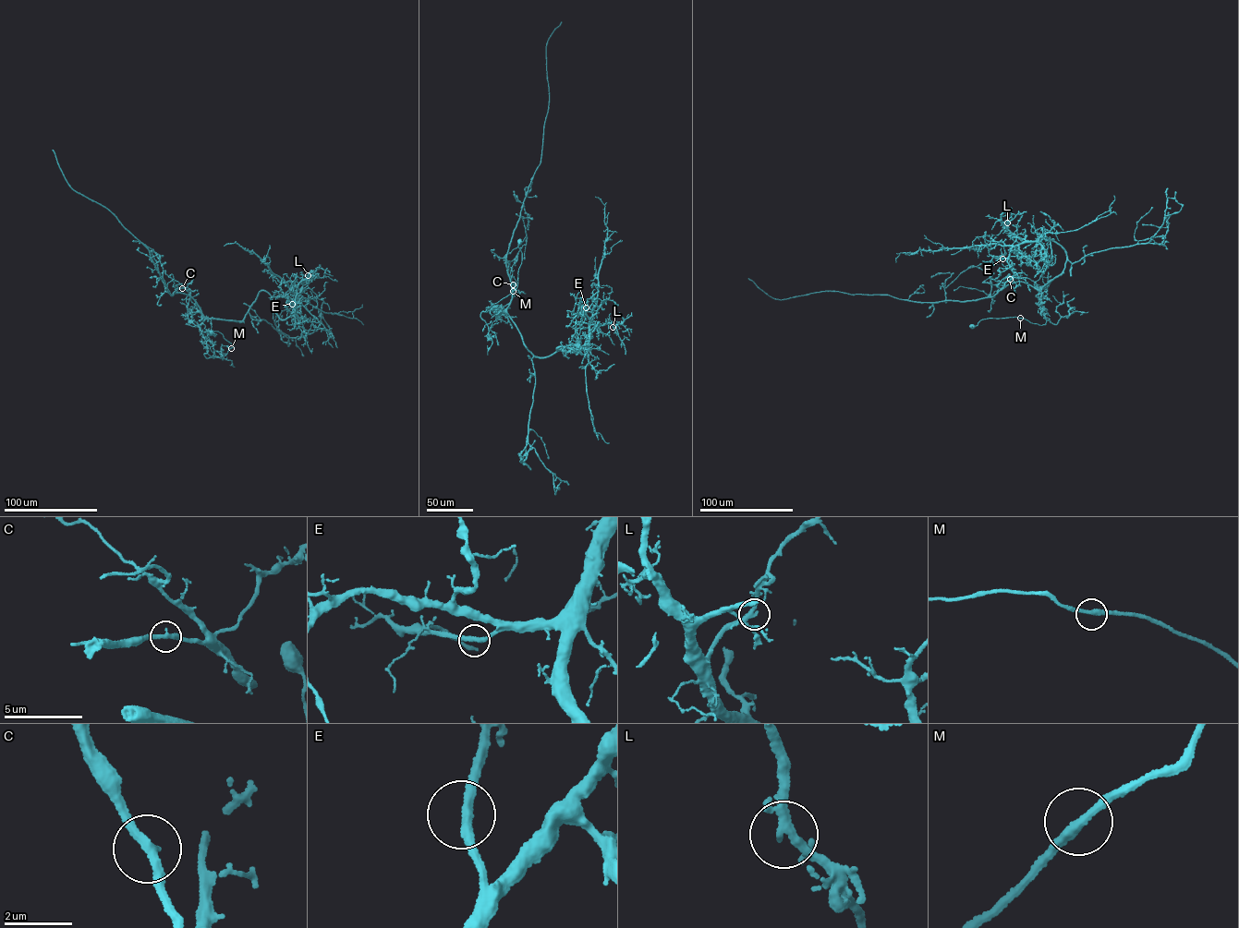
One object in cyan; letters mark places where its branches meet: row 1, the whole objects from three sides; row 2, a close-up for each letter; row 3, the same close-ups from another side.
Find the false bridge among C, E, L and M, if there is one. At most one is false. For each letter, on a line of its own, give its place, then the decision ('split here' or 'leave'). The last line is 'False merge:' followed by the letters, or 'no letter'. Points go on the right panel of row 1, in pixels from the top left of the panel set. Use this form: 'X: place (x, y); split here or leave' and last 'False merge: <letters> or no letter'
C: place (1010, 279); split here
E: place (1002, 259); leave
L: place (1007, 222); leave
M: place (1020, 318); leave
False merge: C

